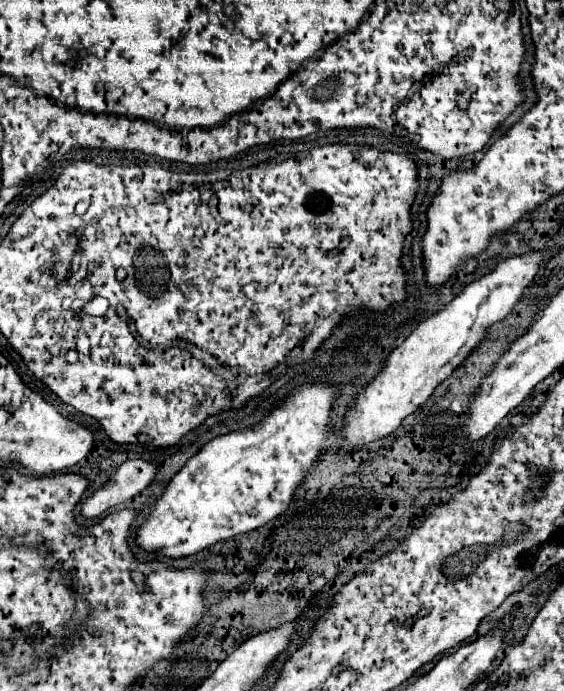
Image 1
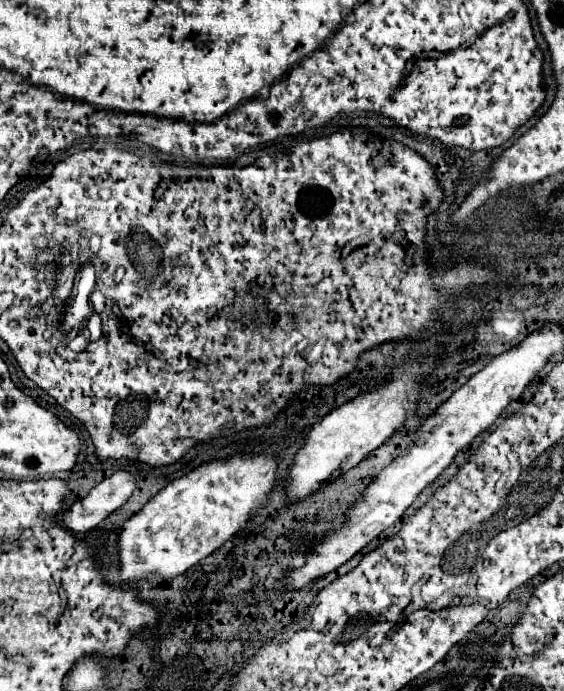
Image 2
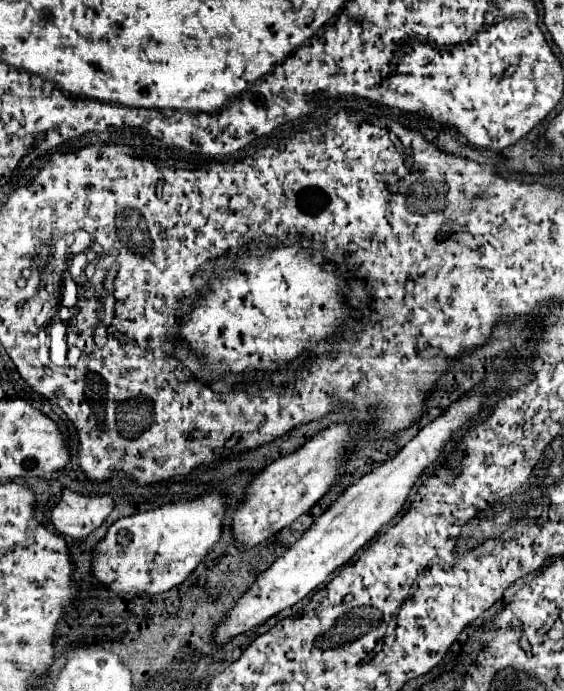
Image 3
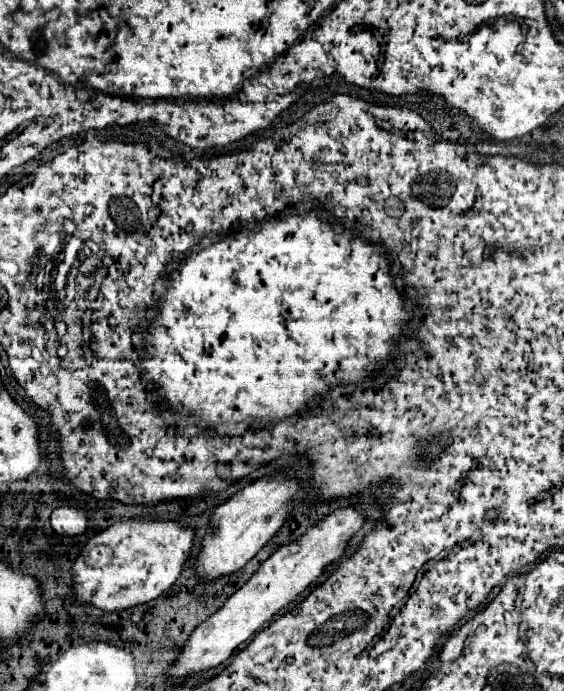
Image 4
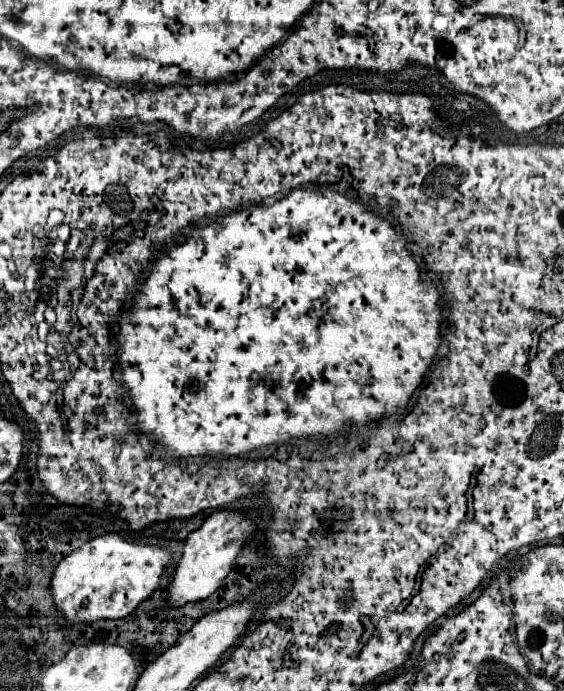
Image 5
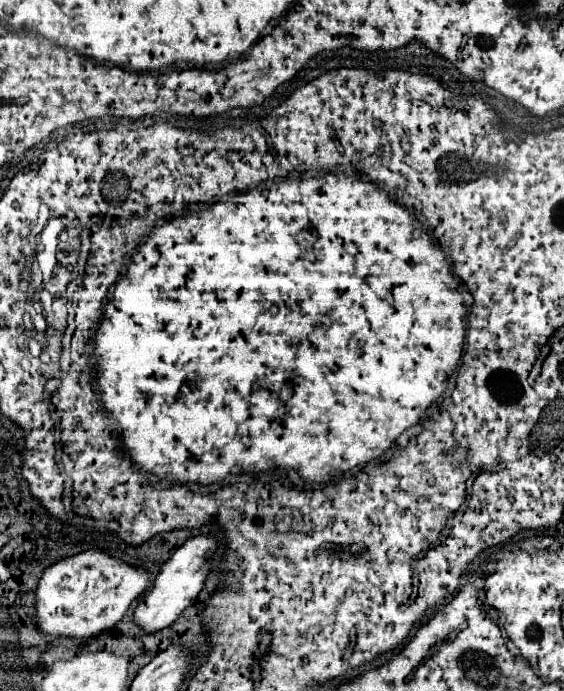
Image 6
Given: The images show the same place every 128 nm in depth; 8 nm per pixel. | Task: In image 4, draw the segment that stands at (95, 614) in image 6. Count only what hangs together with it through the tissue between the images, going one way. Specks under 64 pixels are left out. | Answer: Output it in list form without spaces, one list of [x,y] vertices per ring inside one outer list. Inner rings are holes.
[[[122,520],[106,530],[98,532],[88,540],[82,554],[74,562],[72,582],[76,588],[76,598],[82,604],[92,604],[106,612],[132,608],[158,598],[162,592],[170,590],[180,578],[190,552],[194,546],[194,528],[186,528],[176,520]]]

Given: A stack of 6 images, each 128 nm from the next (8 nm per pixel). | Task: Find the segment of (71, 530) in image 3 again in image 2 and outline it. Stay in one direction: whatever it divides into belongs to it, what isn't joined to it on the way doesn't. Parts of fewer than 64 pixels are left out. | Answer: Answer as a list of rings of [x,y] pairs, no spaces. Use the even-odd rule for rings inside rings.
[[[119,469],[97,484],[89,494],[74,502],[66,516],[66,528],[74,533],[85,533],[96,528],[110,512],[120,508],[136,490],[138,480],[134,472]]]

